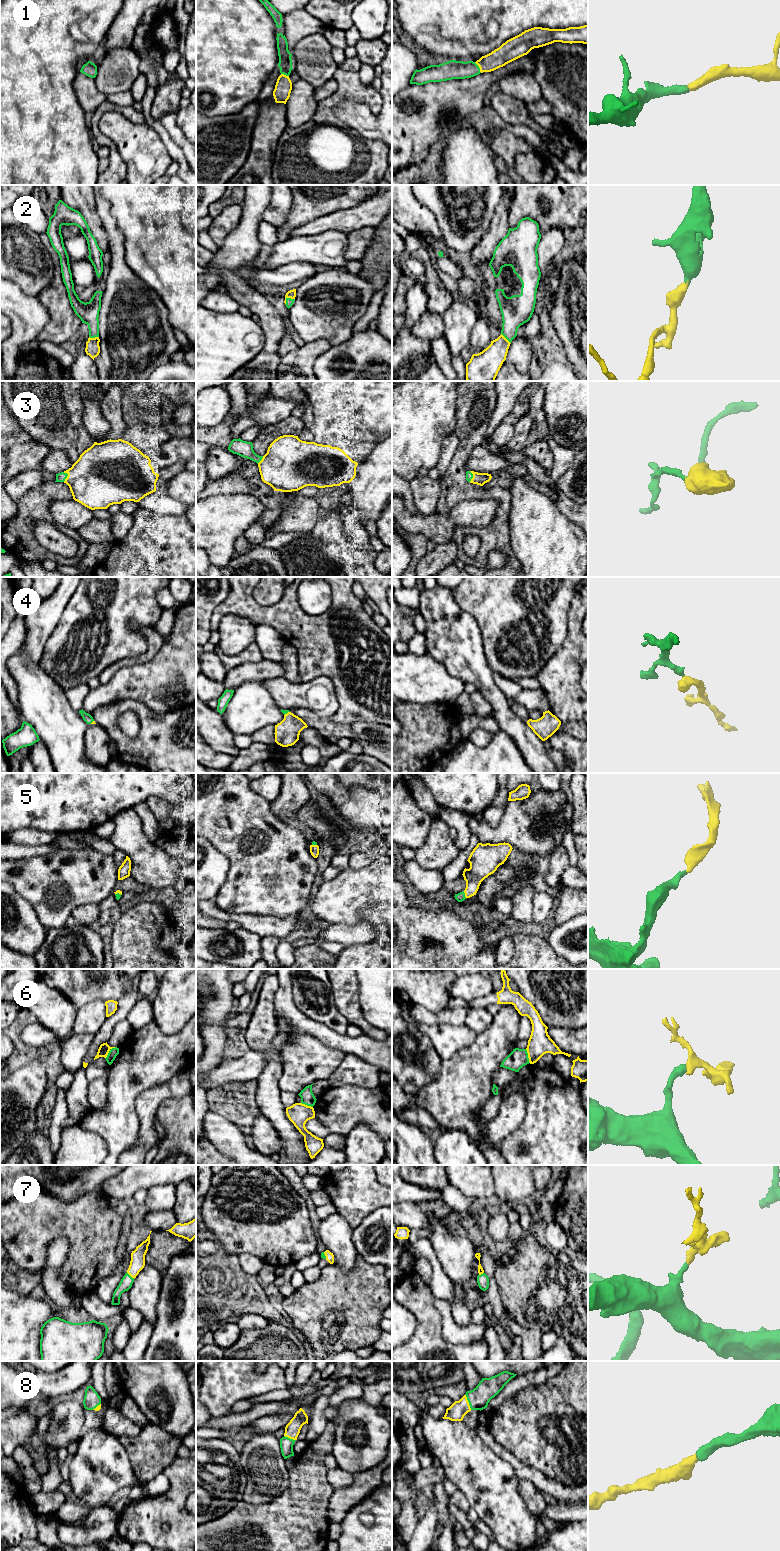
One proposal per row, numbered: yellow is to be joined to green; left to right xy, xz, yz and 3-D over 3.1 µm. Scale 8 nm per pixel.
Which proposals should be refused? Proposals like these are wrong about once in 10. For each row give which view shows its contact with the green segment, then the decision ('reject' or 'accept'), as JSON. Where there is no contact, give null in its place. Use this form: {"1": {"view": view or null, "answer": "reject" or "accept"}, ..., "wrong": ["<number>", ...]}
{"1": {"view": "yz", "answer": "accept"}, "2": {"view": "xz", "answer": "accept"}, "3": {"view": "xy", "answer": "accept"}, "4": {"view": "xz", "answer": "accept"}, "5": {"view": "yz", "answer": "accept"}, "6": {"view": "xy", "answer": "reject"}, "7": {"view": "xy", "answer": "accept"}, "8": {"view": "yz", "answer": "accept"}, "wrong": ["6"]}

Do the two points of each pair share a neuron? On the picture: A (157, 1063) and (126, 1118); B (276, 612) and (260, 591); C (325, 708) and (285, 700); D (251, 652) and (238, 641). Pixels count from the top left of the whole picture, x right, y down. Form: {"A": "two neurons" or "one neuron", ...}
{"A": "one neuron", "B": "two neurons", "C": "one neuron", "D": "two neurons"}

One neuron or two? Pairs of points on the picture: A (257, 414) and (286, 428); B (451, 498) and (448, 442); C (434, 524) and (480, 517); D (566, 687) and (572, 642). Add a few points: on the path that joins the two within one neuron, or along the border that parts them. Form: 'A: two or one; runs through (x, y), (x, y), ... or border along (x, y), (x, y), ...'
A: two; border along (291, 414), (274, 424), (260, 427)
B: two; border along (458, 443), (458, 448), (450, 465), (440, 476)
C: one; runs through (445, 524), (456, 517), (469, 517)
D: one; runs through (566, 676), (566, 664), (572, 653)

